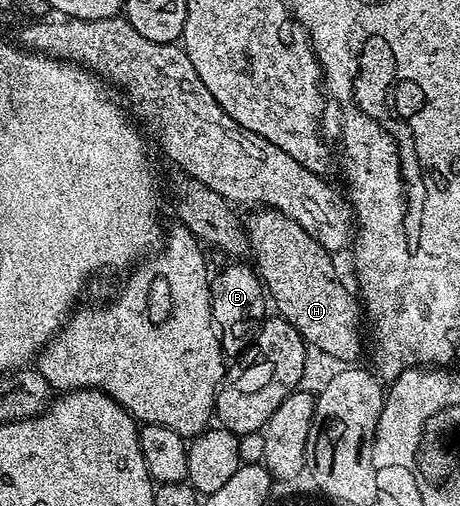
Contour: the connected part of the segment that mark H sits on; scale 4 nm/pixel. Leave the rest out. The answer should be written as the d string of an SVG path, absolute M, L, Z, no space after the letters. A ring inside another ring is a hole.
M256 209L246 217L245 227L250 238L251 256L256 272L263 281L264 289L270 298L274 311L285 318L299 333L308 345L339 360L341 364L353 364L362 350L360 322L363 322L363 308L348 288L336 277L337 270L332 253L323 246L293 219L275 209Z

